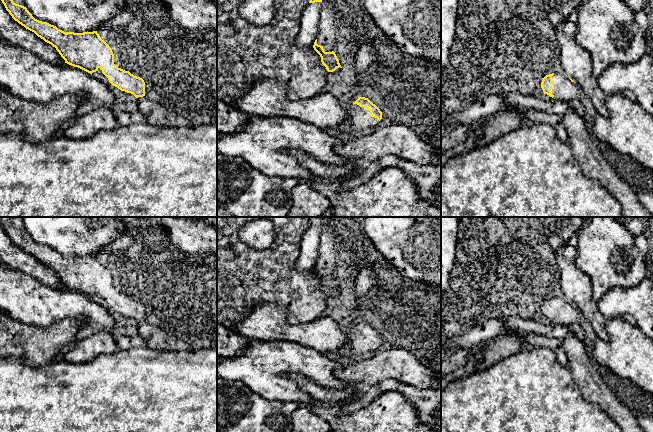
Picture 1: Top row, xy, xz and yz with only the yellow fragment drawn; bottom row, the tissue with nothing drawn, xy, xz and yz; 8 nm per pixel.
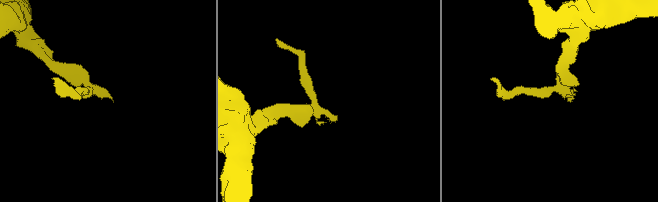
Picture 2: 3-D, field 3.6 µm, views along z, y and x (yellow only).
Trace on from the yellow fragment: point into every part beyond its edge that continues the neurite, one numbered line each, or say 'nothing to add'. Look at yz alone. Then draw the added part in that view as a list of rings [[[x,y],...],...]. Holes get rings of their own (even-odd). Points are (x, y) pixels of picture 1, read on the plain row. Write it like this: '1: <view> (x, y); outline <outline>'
1: yz (564, 314); outline [[[564,295],[552,300],[552,318],[555,325],[570,327],[579,322],[581,317],[579,310],[572,306]]]

